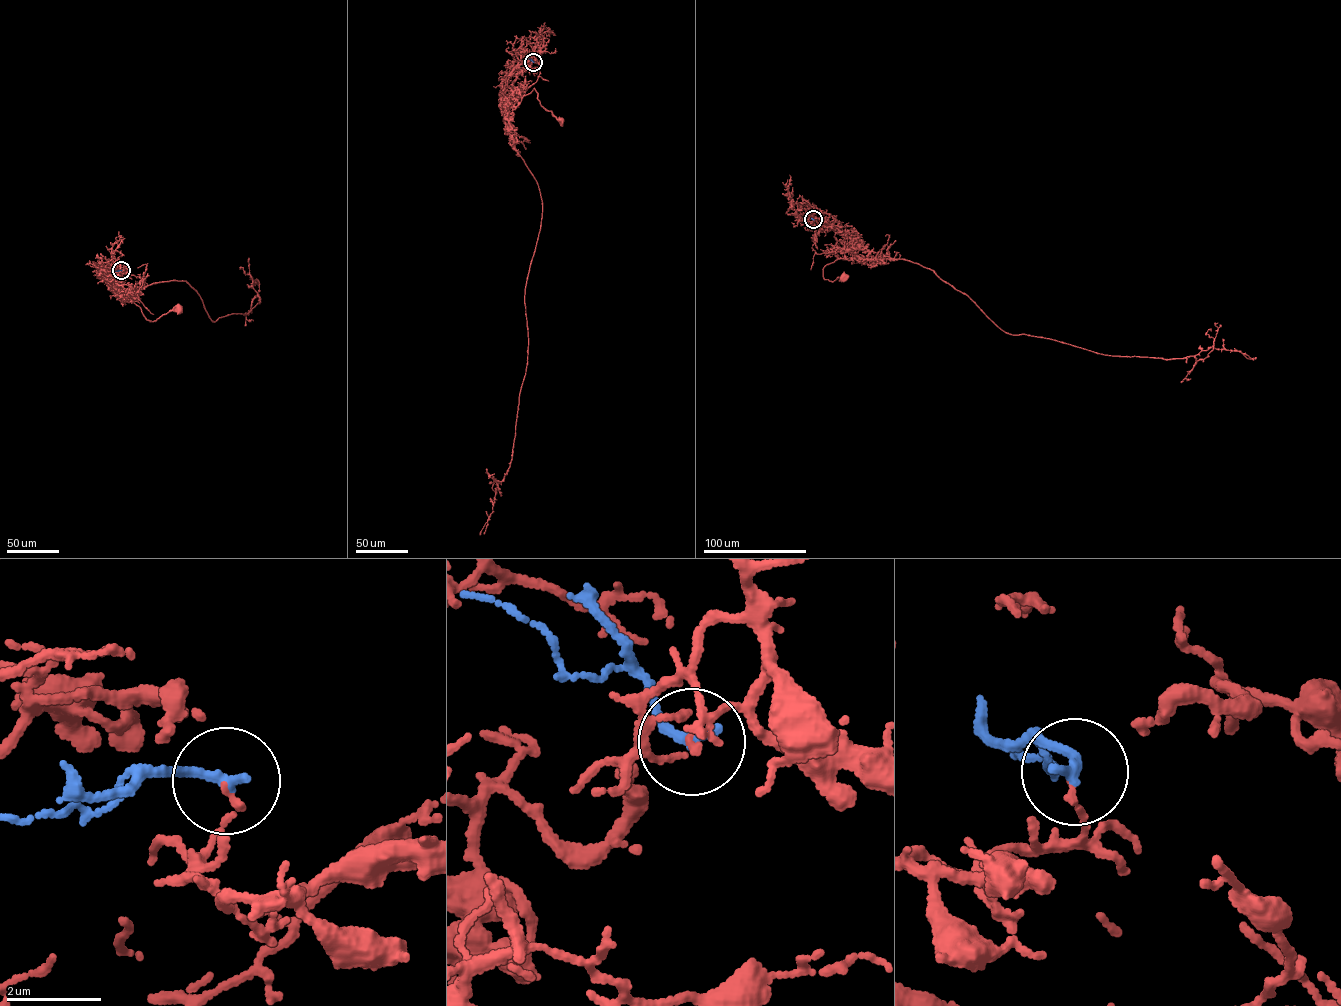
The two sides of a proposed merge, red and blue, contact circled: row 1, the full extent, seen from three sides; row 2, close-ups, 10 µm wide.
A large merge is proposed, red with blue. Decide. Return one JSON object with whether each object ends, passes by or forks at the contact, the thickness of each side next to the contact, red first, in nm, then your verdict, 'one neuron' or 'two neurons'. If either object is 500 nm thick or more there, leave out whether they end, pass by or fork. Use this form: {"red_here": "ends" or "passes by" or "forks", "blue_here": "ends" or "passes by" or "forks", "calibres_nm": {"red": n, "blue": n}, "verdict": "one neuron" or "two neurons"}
{"red_here": "ends", "blue_here": "ends", "calibres_nm": {"red": 120, "blue": 240}, "verdict": "two neurons"}

